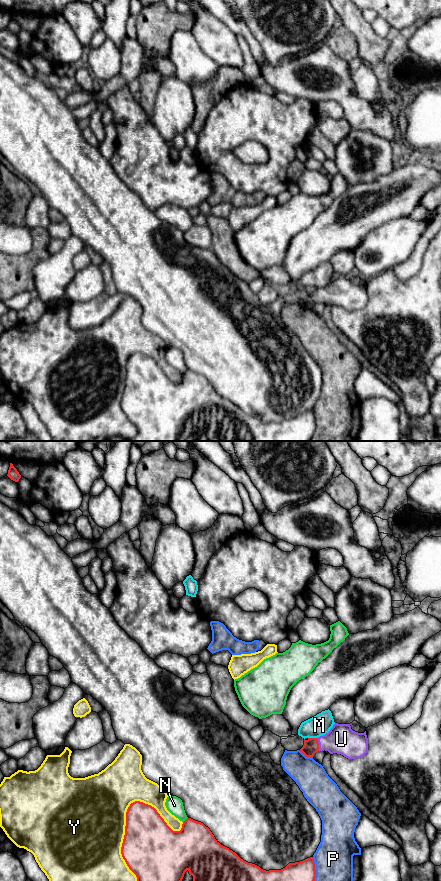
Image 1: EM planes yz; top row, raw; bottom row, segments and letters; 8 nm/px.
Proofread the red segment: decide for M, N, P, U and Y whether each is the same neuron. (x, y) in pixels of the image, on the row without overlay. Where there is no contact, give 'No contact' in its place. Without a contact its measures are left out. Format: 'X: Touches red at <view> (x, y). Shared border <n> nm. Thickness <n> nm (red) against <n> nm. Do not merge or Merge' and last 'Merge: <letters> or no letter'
M: Touches red at yz (313, 290). Shared border 80 nm. Thickness 120 nm (red) against 170 nm. Do not merge
N: Touches red at yz (185, 372). Shared border 60 nm. Thickness 360 nm (red) against 140 nm. Do not merge
P: Touches red at yz (315, 425). Shared border 260 nm. Thickness 340 nm (red) against 320 nm. Do not merge
U: Touches red at yz (318, 296). Shared border 110 nm. Thickness 120 nm (red) against 240 nm. Merge
Y: Touches red at yz (122, 395). Shared border 700 nm. Thickness 460 nm (red) against 500 nm. Do not merge
Merge: U

